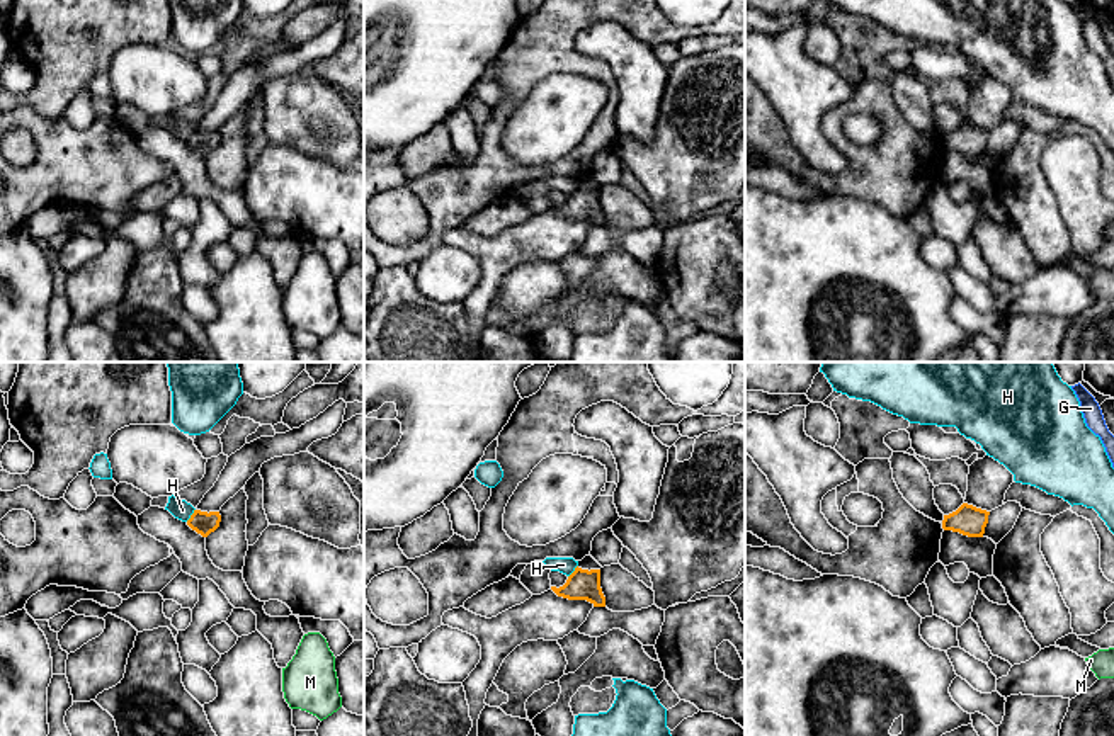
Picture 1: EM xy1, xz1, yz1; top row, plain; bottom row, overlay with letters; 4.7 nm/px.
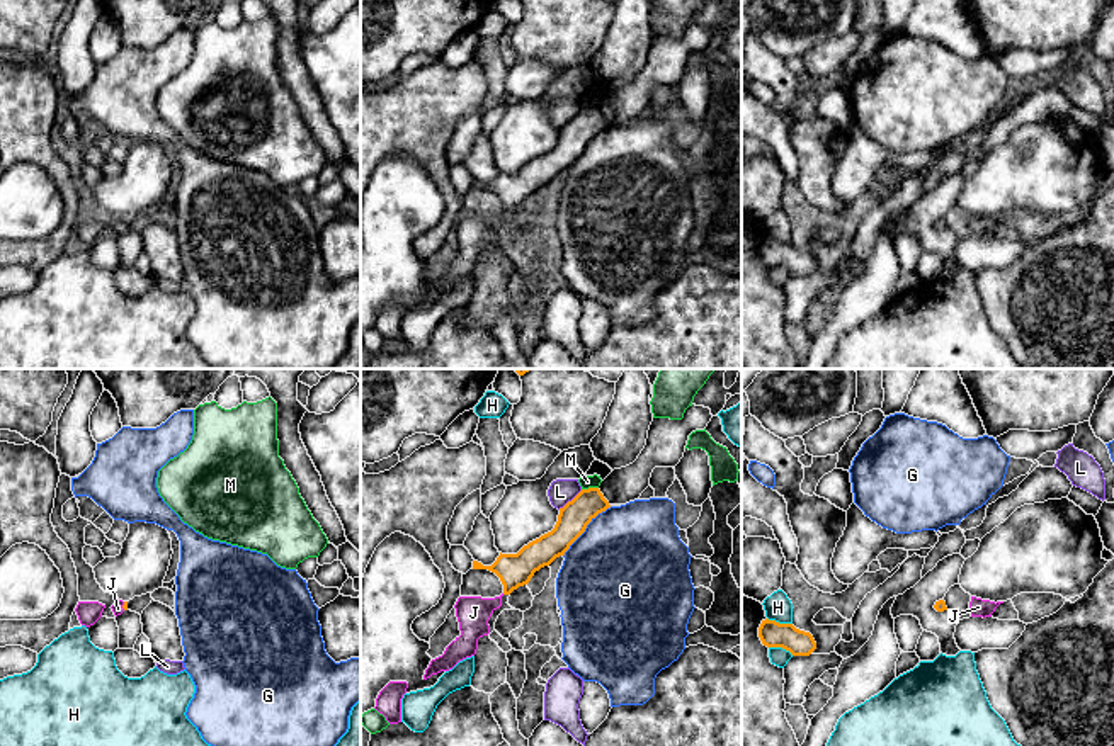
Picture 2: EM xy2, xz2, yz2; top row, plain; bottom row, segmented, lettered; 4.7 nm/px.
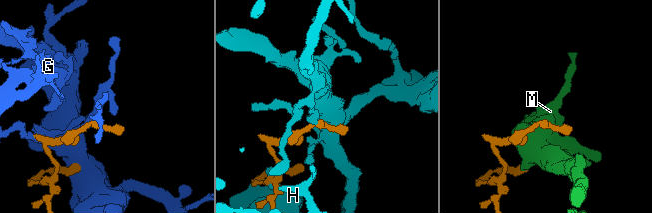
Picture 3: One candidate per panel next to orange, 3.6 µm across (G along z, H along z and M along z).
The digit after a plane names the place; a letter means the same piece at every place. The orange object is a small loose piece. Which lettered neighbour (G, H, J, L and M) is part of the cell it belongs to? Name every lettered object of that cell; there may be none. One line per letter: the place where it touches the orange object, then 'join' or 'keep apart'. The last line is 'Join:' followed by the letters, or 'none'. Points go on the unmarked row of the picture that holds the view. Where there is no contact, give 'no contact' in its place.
G: xz2 (585, 146) | keep apart
H: yz2 (778, 242) | keep apart
J: xy2 (123, 225) | join
L: xz2 (572, 119) | keep apart
M: xz2 (589, 107) | keep apart
Join: J

